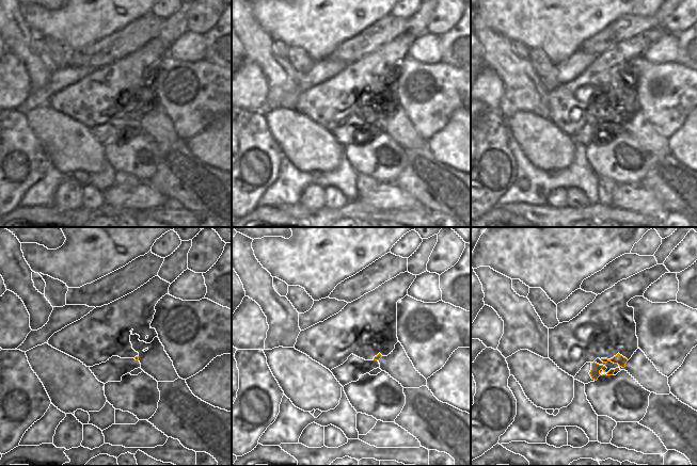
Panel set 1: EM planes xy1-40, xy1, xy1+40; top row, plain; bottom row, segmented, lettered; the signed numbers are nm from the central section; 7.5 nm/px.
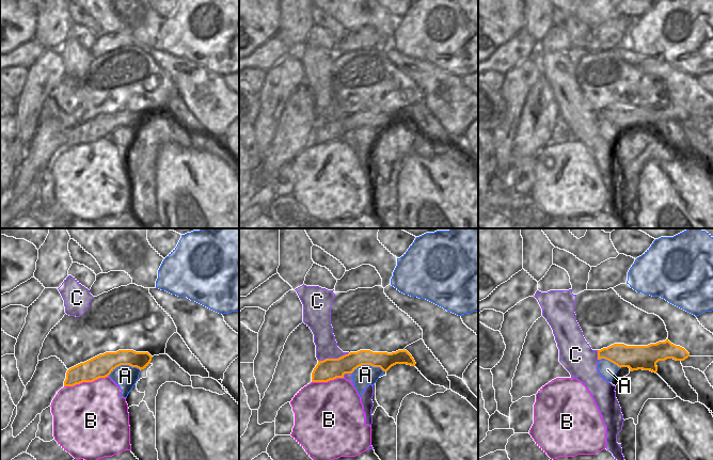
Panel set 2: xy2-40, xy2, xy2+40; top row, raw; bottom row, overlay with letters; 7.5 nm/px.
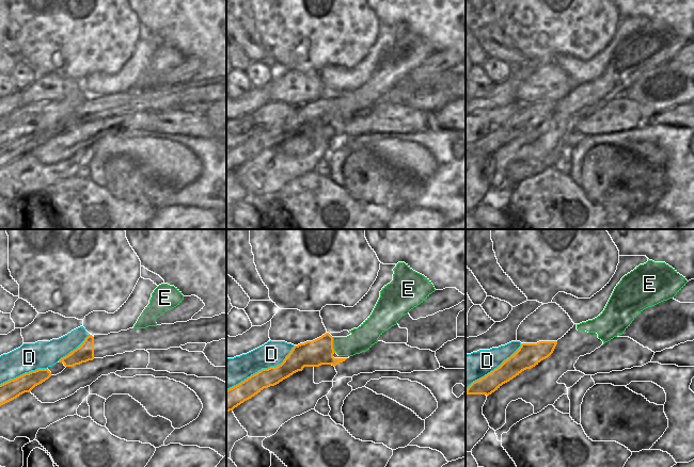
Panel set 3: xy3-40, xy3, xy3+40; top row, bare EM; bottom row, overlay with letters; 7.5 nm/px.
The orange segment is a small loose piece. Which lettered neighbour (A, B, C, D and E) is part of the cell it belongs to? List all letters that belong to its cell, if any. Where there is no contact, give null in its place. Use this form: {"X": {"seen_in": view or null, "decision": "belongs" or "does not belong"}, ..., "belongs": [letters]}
{"A": {"seen_in": "xy2-40", "decision": "does not belong"}, "B": {"seen_in": "xy2-40", "decision": "does not belong"}, "C": {"seen_in": "xy2", "decision": "does not belong"}, "D": {"seen_in": "xy3", "decision": "does not belong"}, "E": {"seen_in": "xy3", "decision": "does not belong"}, "belongs": []}

